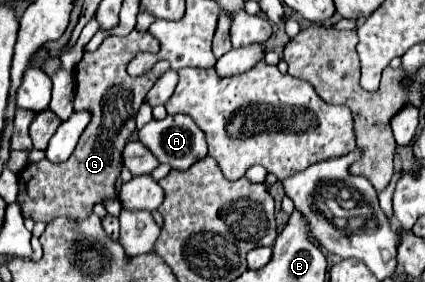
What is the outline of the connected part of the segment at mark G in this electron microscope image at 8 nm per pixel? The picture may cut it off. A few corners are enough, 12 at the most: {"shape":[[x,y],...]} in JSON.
{"shape":[[150,32],[108,36],[74,68],[90,126],[62,164],[20,172],[22,214],[88,216],[116,196],[124,144],[166,60]]}

